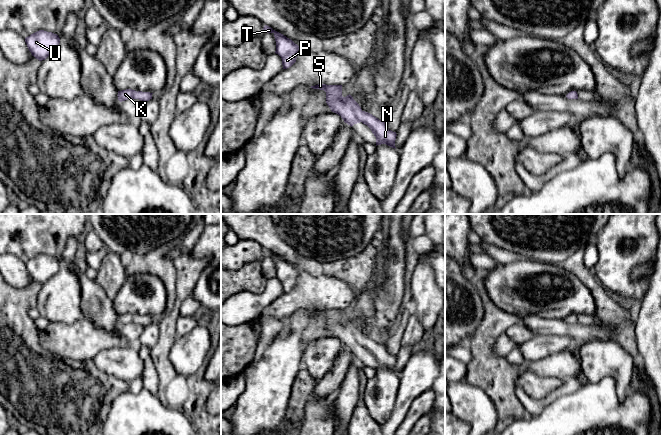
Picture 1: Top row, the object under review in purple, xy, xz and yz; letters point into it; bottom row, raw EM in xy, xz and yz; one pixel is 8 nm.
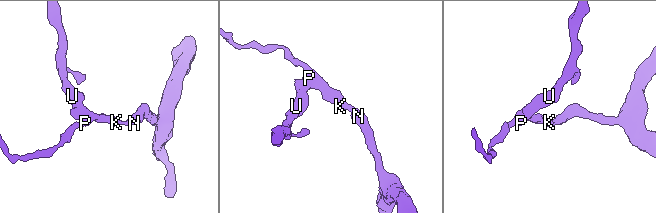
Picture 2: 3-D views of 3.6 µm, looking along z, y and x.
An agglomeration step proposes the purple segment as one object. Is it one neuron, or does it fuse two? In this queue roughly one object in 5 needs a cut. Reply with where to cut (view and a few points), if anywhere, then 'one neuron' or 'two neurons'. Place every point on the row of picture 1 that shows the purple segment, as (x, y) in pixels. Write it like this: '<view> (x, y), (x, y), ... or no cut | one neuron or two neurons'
no cut | one neuron

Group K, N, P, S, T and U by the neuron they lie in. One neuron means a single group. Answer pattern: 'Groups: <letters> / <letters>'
Groups: K N P S T U

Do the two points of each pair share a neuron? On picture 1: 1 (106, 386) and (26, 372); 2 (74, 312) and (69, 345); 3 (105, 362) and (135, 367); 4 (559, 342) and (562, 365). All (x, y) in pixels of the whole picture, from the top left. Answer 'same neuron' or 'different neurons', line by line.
1: same neuron
2: different neurons
3: same neuron
4: different neurons

